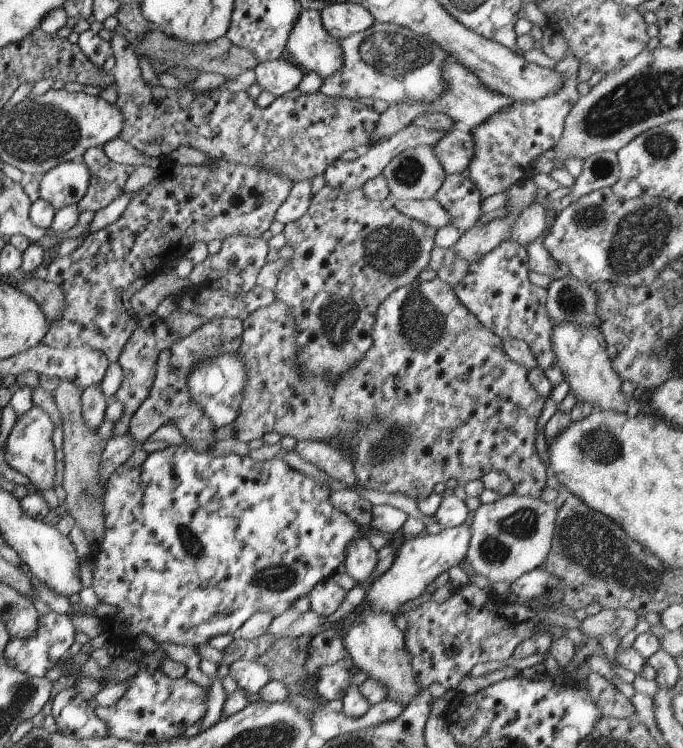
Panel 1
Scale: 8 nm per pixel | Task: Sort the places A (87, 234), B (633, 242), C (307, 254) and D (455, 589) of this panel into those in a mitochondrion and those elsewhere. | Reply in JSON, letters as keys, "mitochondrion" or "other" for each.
{"A":"other","B":"mitochondrion","C":"other","D":"other"}

